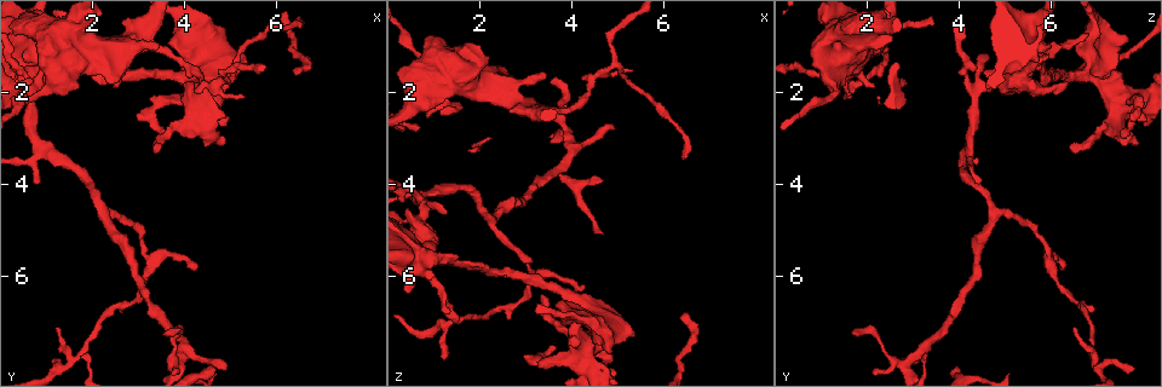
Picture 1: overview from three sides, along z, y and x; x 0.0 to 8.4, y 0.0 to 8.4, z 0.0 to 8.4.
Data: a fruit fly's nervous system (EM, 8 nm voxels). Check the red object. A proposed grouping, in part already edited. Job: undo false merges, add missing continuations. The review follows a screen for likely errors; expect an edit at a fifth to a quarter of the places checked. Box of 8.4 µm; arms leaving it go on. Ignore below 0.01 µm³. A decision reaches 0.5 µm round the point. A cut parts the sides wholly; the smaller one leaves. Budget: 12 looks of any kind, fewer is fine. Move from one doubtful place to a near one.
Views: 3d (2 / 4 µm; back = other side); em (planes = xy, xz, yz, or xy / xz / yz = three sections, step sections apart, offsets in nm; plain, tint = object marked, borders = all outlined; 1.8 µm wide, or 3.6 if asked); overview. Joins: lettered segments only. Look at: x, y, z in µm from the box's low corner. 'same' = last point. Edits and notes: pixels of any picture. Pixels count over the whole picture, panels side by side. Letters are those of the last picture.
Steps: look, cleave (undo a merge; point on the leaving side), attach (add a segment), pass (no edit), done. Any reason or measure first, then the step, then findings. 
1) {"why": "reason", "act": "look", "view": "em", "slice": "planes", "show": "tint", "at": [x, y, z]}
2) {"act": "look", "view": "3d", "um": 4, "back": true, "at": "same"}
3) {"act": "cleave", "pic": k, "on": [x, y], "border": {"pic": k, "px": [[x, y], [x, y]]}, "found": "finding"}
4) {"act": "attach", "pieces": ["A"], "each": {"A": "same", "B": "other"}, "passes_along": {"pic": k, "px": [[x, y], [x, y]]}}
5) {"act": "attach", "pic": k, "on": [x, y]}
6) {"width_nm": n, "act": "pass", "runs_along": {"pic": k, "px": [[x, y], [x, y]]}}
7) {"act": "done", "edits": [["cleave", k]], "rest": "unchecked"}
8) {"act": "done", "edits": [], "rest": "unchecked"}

{"why": "arms part here", "act": "look", "view": "em", "slice": "planes", "show": "borders", "at": [3.20, 5.50, 5.95]}

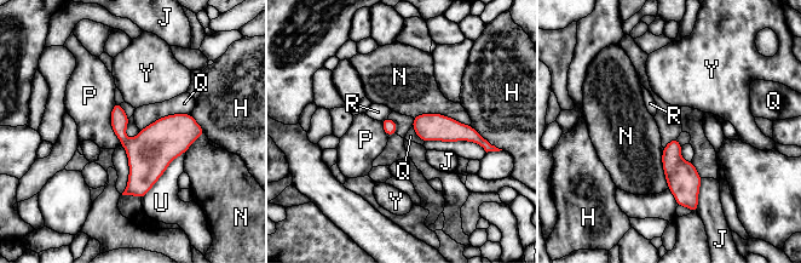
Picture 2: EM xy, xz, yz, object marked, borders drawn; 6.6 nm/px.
{"longest_contact_nm": ["U", 440], "act": "pass", "each": {"H": "other", "J": "other", "N": "other", "P": "other", "Q": "other", "R": "other", "U": "other", "Y": "other"}, "found": "one cell here"}

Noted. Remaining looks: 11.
{"why": "three arms meet", "act": "look", "view": "em", "slice": "xz", "step": 4, "show": "tint", "at": [4.90, 1.75, 1.50]}

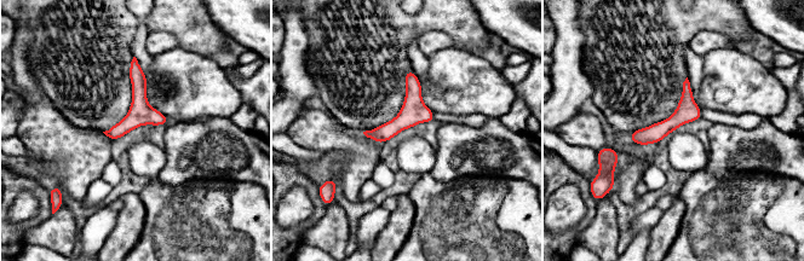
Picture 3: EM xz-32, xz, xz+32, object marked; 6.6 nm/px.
{"act": "look", "view": "em", "slice": "planes", "show": "tint", "at": "same"}

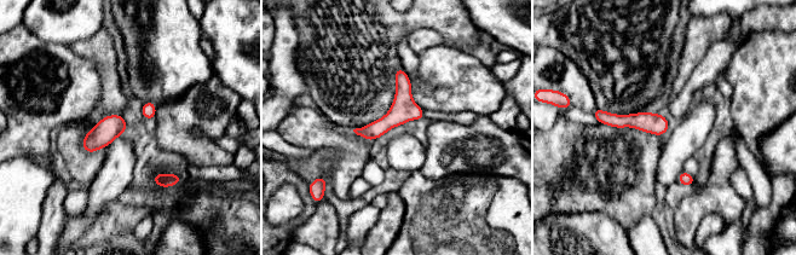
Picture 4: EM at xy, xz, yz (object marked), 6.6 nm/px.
{"why": "see the neighbours", "act": "look", "view": "em", "slice": "planes", "show": "borders", "at": "same"}

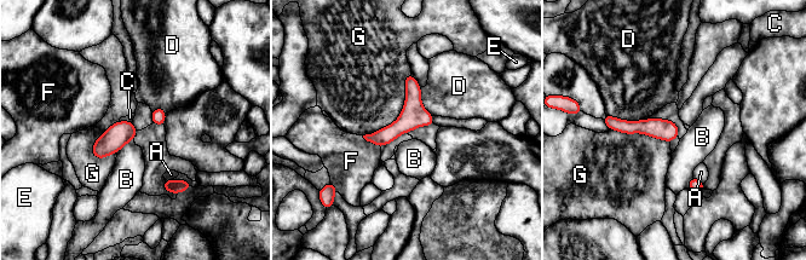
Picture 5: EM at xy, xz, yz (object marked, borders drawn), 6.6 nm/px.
{"act": "pass", "each": {"A": "other", "B": "other", "C": "other", "D": "other", "E": "other", "F": "other", "G": "other"}, "border": {"pic": 5, "px": [[133, 139], [117, 152]]}, "found": "all the same cell"}

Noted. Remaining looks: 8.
{"why": "a fork", "act": "look", "view": "em", "slice": "xy", "step": 8, "show": "tint", "at": [0.60, 1.70, 5.20]}

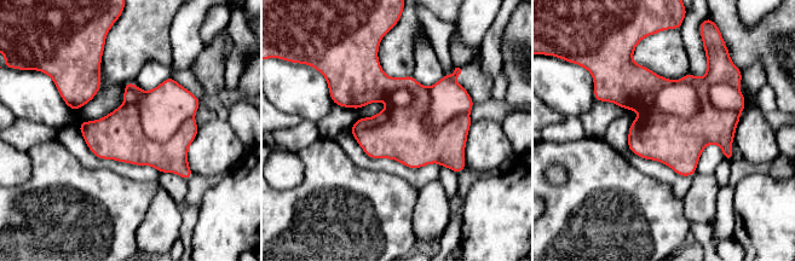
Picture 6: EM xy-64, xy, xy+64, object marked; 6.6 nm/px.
{"why": "another direction", "act": "look", "view": "em", "slice": "planes", "show": "borders", "at": "same"}

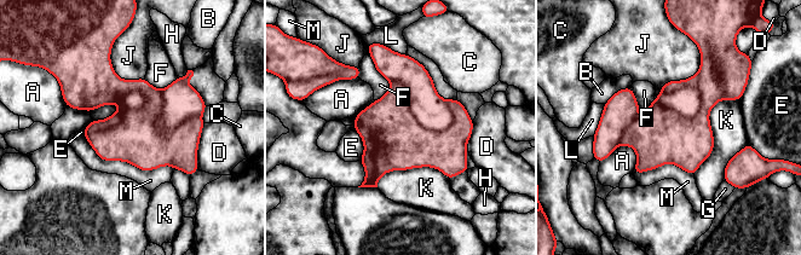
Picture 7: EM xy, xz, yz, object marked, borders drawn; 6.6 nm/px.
{"act": "cleave", "pic": 7, "on": [662, 137], "each": {"A": "other", "B": "other", "C": "other", "D": "other", "E": "other", "F": "other", "G": "other", "H": "other", "J": "other", "K": "other", "L": "other", "M": "other"}, "found": "two cells meet here"}

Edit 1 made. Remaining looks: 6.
{"why": "redraw", "act": "look", "view": "overview"}

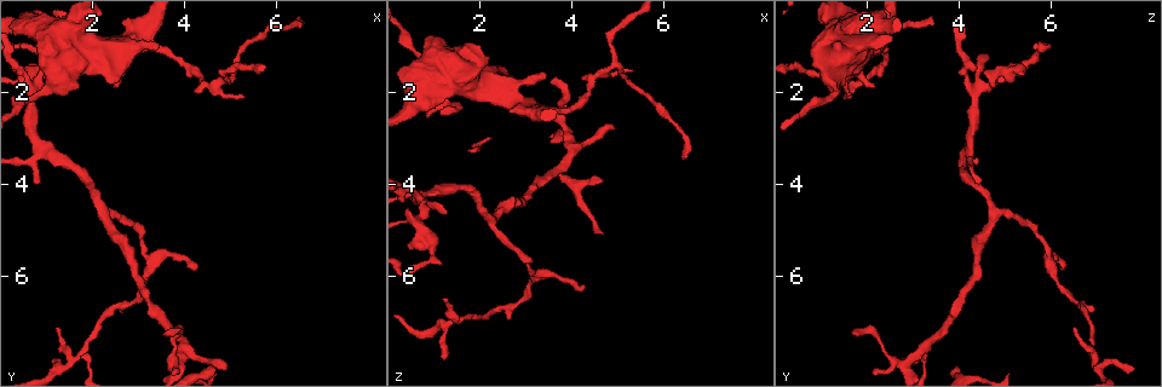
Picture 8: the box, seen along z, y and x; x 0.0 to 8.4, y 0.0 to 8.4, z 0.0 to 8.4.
{"why": "an open end", "act": "look", "view": "em", "slice": "yz", "step": 8, "show": "borders", "at": [3.55, 7.25, 1.70]}

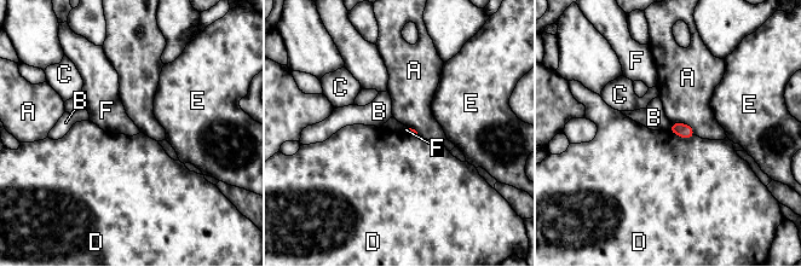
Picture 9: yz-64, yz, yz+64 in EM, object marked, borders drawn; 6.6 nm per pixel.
{"act": "look", "view": "em", "slice": "xy", "step": 16, "show": "borders", "at": "same"}

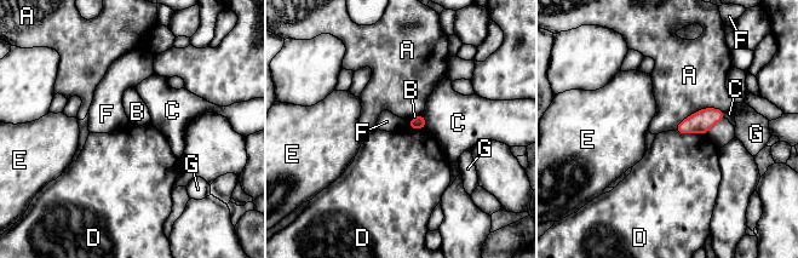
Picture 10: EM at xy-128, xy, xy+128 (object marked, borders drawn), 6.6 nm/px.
{"longest_contact_nm": ["A", 360], "act": "pass", "each": {"A": "other", "B": "other", "C": "other", "D": "other", "E": "other", "F": "other", "G": "other"}, "border": {"pic": 10, "px": [[406, 122], [407, 126]]}, "found": "none of them fits"}

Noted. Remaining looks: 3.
{"act": "look", "view": "3d", "um": 4, "at": [0.90, 1.95, 1.35]}

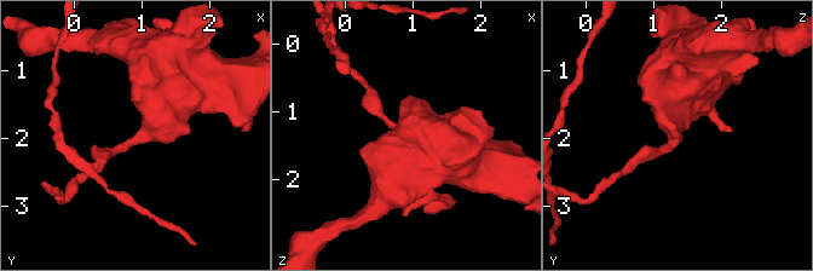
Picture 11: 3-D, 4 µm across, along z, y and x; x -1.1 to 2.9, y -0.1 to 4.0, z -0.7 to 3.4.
{"arm_widths_nm": [170, 360], "act": "look", "view": "em", "slice": "planes", "show": "borders", "at": [0.90, 2.05, 1.30]}

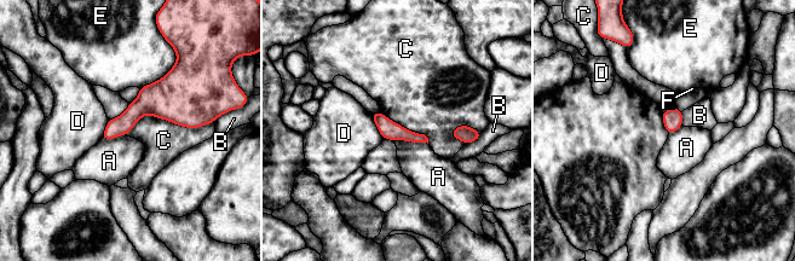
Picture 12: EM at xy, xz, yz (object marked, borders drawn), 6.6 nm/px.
{"width_nm": 130, "act": "pass", "each": {"A": "other", "B": "other", "C": "other", "D": "other", "E": "other", "F": "other"}, "runs_along": {"pic": 12, "px": [[375, 115], [391, 131], [424, 139]]}, "found": "continuous, no second cell"}

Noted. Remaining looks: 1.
{"act": "done", "edits": [["cleave", 7]], "rest": "unchecked"}

